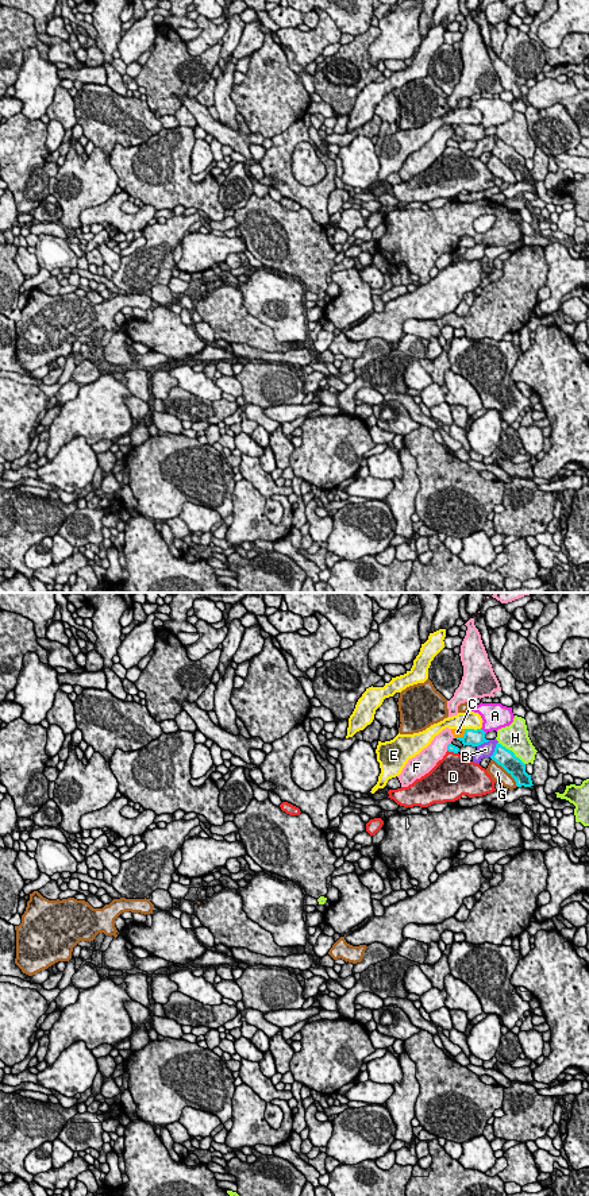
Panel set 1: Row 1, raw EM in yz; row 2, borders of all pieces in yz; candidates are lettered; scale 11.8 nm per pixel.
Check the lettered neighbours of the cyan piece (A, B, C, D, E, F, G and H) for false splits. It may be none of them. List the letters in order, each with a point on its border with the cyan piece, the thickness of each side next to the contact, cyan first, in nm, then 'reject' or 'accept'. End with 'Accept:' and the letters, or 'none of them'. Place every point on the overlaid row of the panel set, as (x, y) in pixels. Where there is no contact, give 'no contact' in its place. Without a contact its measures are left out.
A: contact yz (482, 730); calibres 190 and 320 nm; reject
B: contact yz (495, 749); calibres 220 and 170 nm; reject
C: contact yz (461, 737); calibres 190 and 100 nm; accept
D: contact yz (453, 751); calibres 100 and 400 nm; reject
E: contact yz (473, 729); calibres 190 and 220 nm; reject
F: contact yz (447, 747); calibres 100 and 220 nm; reject
G: contact yz (507, 771); calibres 220 and 180 nm; reject
H: contact yz (511, 751); calibres 220 and 320 nm; reject
Accept: C

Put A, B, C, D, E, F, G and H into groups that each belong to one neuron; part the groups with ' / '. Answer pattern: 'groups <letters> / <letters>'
groups A / B / C / D / E / F / G / H

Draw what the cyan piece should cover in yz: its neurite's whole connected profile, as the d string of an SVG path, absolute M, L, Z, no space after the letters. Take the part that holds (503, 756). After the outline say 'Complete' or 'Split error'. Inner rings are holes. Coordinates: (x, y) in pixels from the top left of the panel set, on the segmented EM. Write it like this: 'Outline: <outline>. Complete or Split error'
Outline: M497 742L490 759L501 765L515 779L517 787L534 786L531 775L526 772L526 764L516 757L512 751Z. Complete

